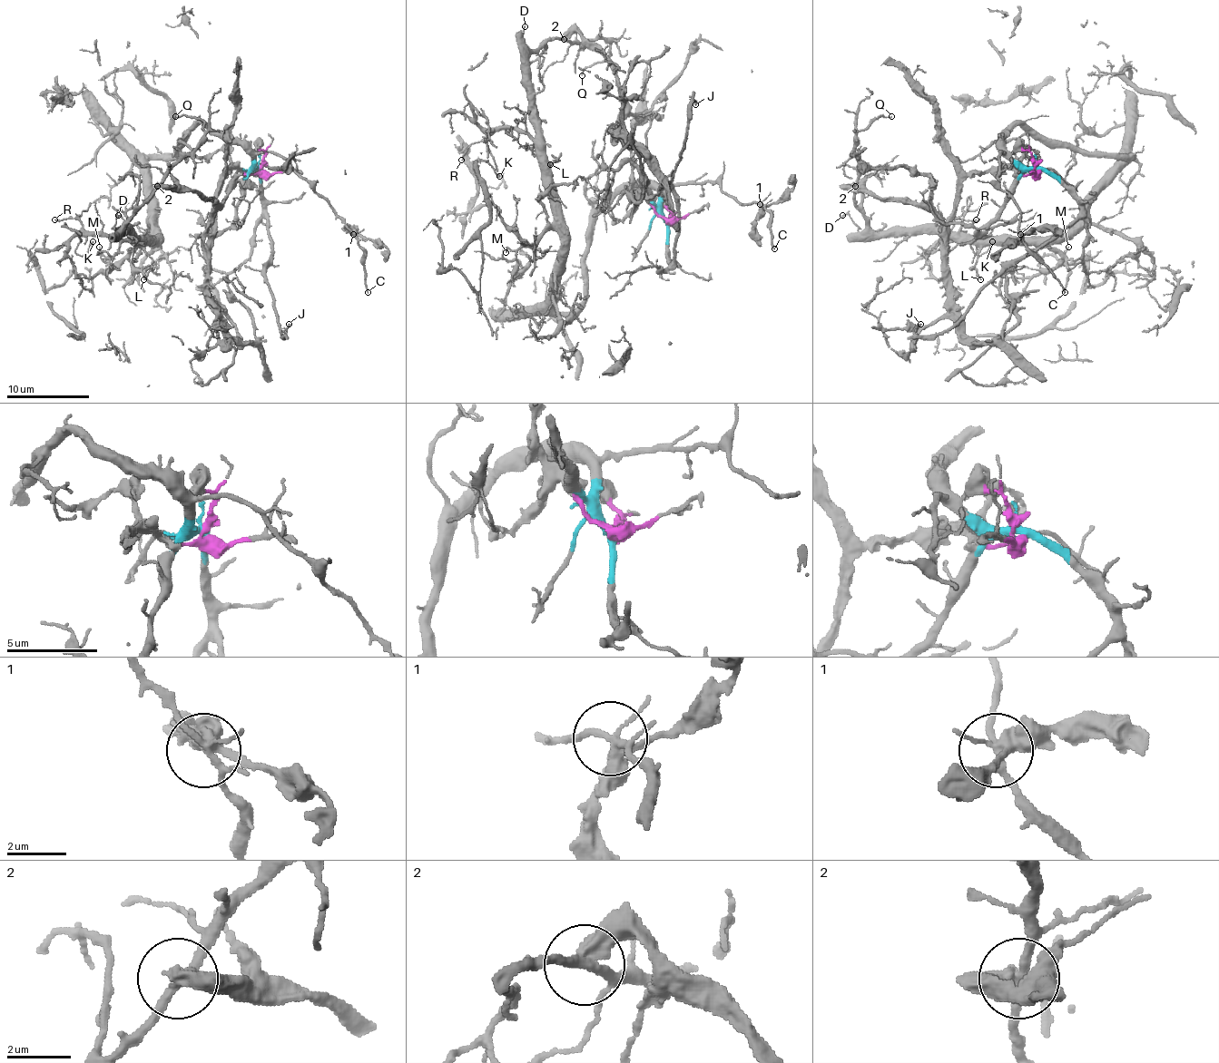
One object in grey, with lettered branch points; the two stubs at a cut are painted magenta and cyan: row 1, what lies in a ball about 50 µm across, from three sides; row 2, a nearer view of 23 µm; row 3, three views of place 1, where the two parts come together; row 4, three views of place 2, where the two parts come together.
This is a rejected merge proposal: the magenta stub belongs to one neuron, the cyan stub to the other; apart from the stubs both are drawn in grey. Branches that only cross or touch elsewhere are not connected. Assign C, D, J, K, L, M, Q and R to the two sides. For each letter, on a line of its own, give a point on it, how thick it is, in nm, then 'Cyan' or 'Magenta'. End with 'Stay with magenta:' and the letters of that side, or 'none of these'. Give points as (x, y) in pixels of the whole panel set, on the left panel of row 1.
C: Place: (368, 292). Thickness 140 nm. Cyan
D: Place: (118, 215). Thickness 150 nm. Cyan
J: Place: (289, 324). Thickness 170 nm. Cyan
K: Place: (93, 241). Thickness 200 nm. Cyan
L: Place: (143, 279). Thickness 160 nm. Cyan
M: Place: (99, 247). Thickness 150 nm. Cyan
Q: Place: (175, 116). Thickness 130 nm. Cyan
R: Place: (54, 219). Thickness 120 nm. Cyan
Stay with magenta: none of these

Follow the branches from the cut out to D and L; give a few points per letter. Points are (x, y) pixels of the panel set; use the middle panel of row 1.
D: (667, 220), (651, 187), (625, 187), (590, 233), (584, 299), (572, 311), (553, 307), (565, 248), (524, 25)
L: (667, 220), (651, 187), (625, 187), (590, 233), (584, 299), (557, 311), (557, 159), (551, 164)

